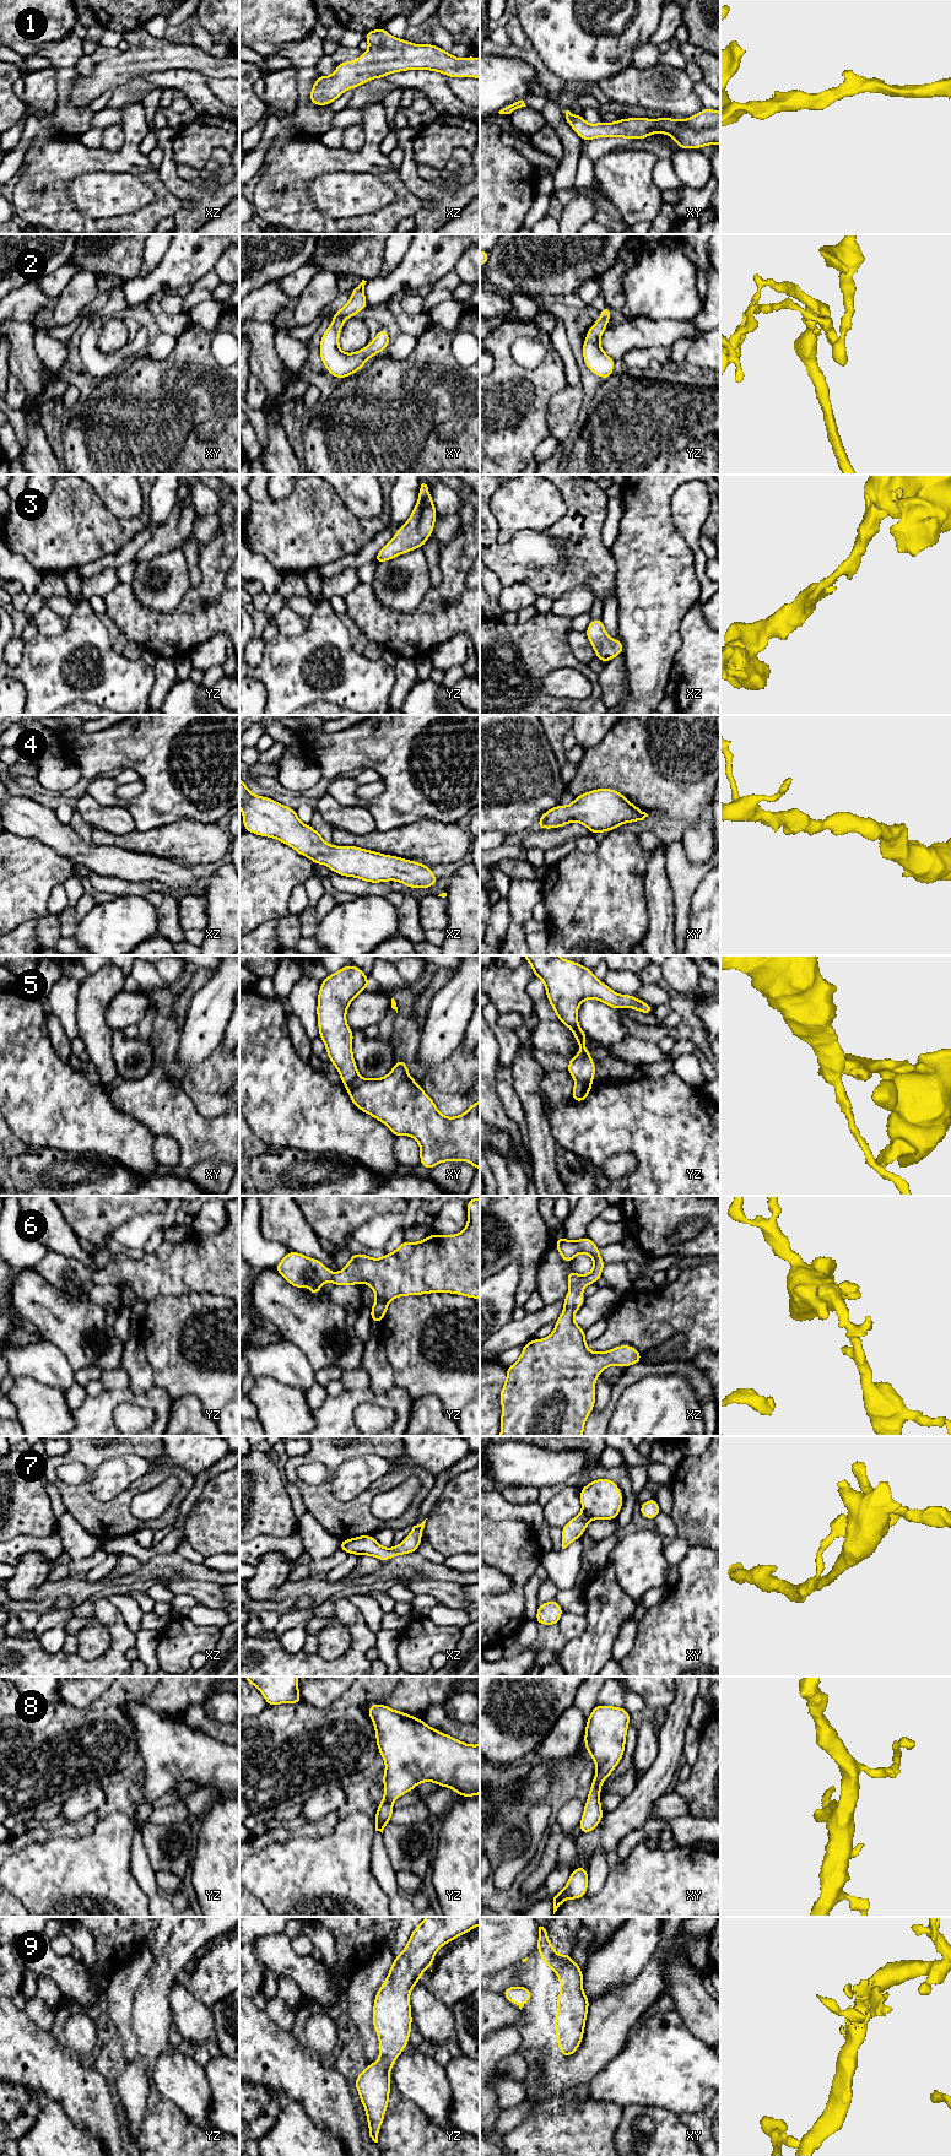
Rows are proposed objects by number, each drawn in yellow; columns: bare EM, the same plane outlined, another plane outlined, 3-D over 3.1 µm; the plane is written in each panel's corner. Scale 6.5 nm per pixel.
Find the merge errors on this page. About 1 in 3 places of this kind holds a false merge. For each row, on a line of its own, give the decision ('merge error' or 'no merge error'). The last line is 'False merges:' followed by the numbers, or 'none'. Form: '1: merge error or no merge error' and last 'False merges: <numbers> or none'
1: no merge error
2: no merge error
3: no merge error
4: no merge error
5: merge error
6: no merge error
7: merge error
8: no merge error
9: no merge error
False merges: 5, 7

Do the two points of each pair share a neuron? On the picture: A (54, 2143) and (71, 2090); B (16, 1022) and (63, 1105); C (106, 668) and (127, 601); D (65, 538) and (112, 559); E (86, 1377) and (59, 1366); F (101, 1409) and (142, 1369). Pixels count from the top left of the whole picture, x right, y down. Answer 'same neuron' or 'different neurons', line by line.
A: different neurons
B: same neuron
C: different neurons
D: different neurons
E: different neurons
F: different neurons

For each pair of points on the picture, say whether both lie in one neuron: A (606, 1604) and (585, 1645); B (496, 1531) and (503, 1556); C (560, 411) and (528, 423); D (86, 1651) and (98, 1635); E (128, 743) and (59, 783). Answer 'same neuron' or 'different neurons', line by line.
A: same neuron
B: same neuron
C: different neurons
D: same neuron
E: different neurons

